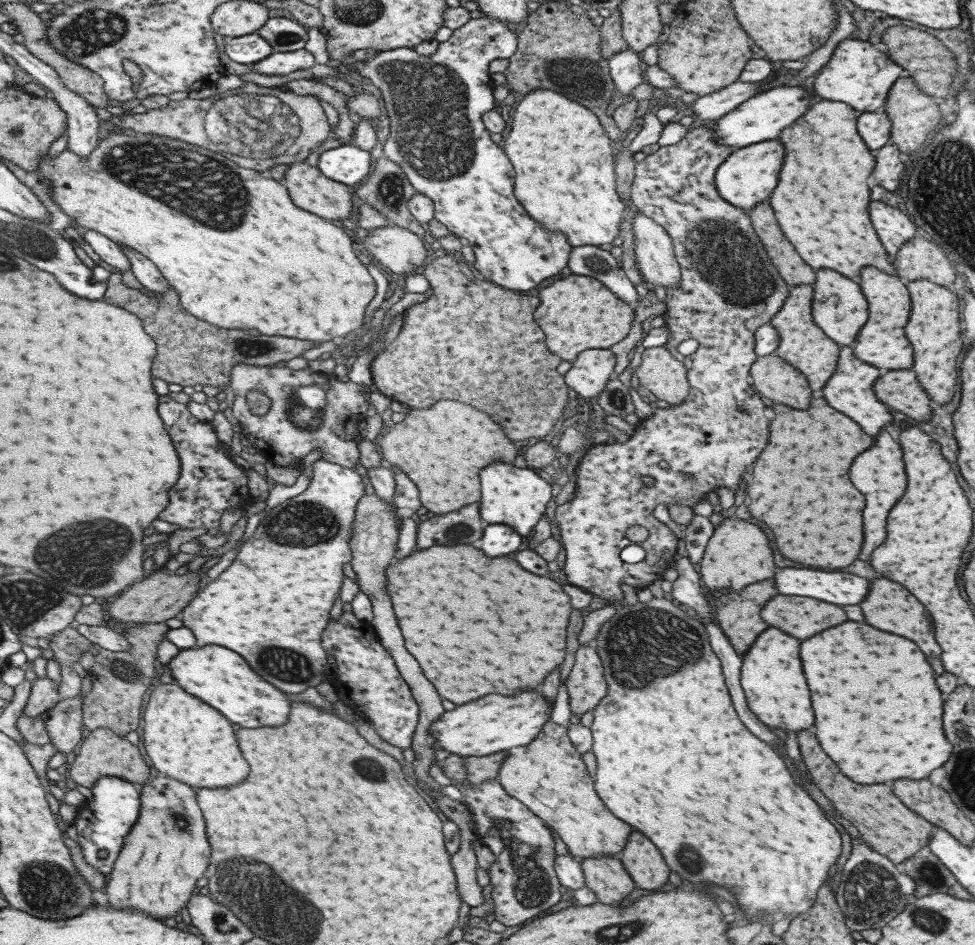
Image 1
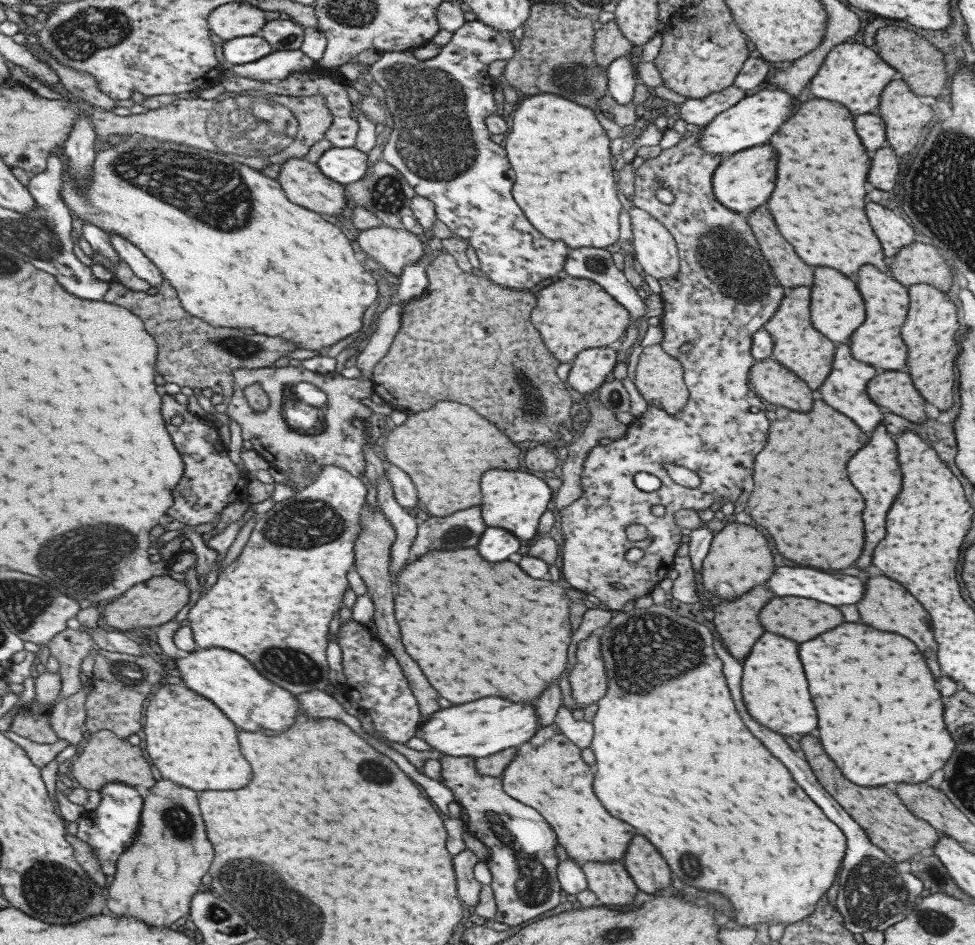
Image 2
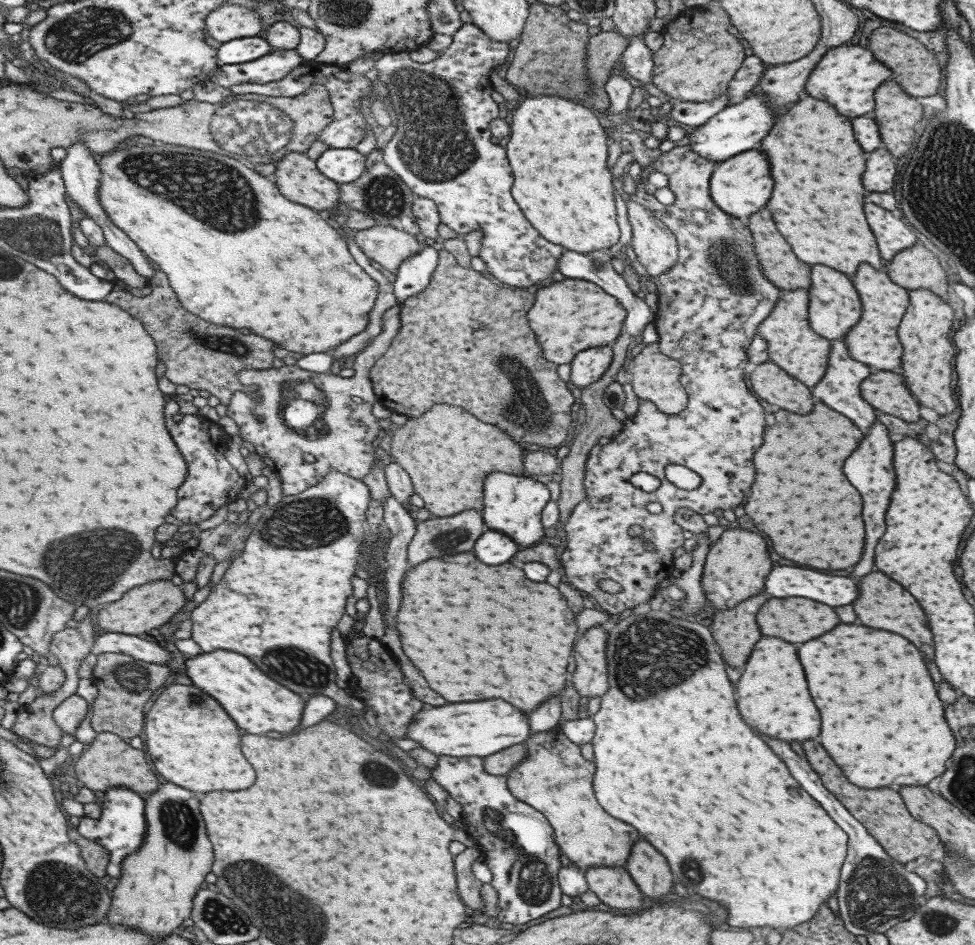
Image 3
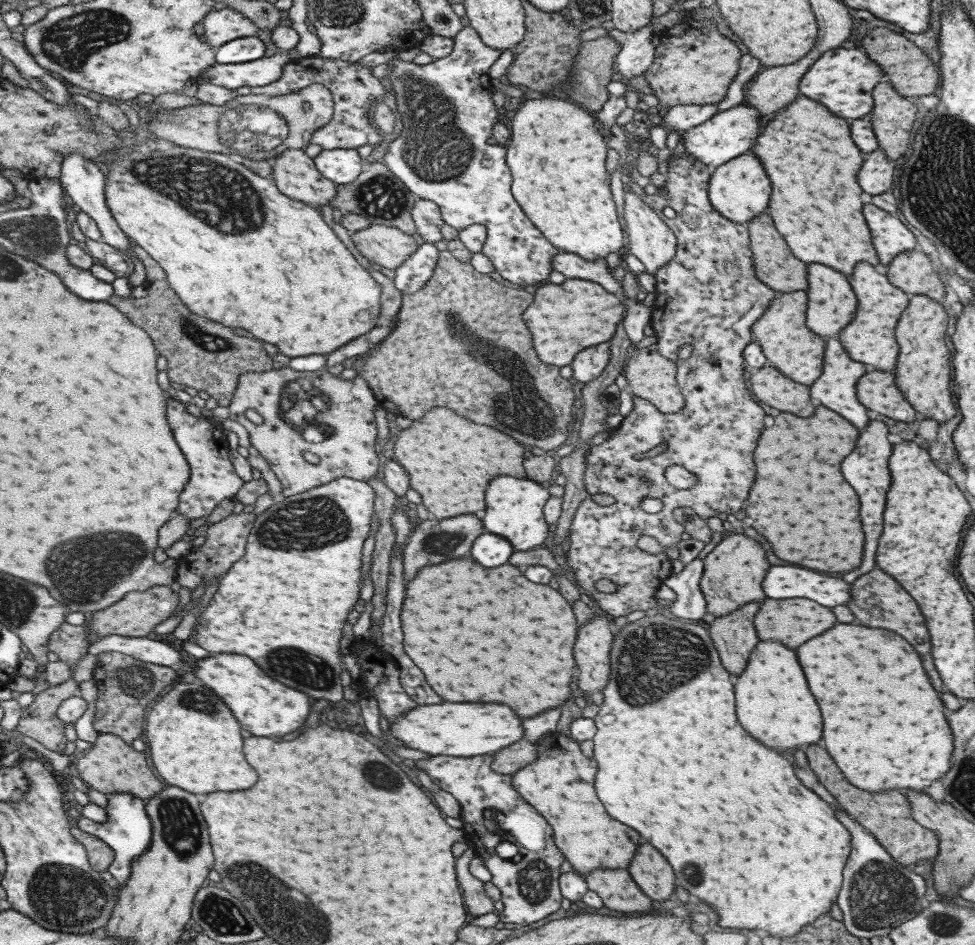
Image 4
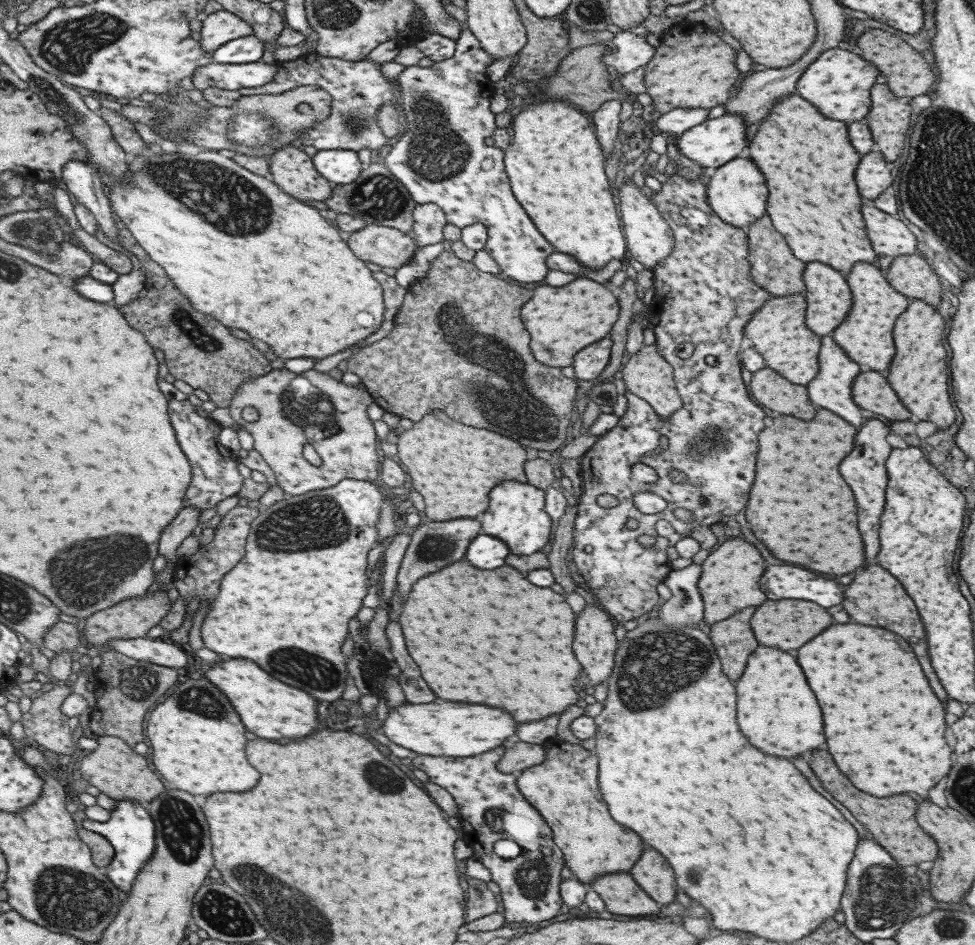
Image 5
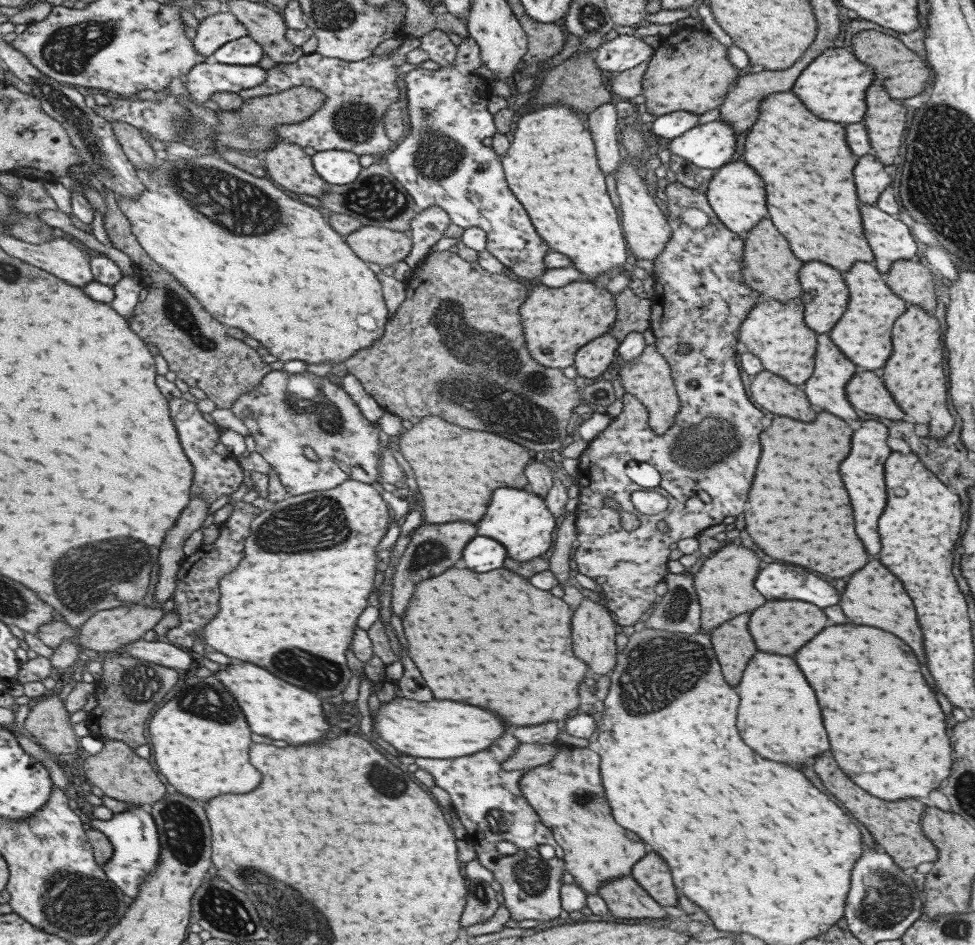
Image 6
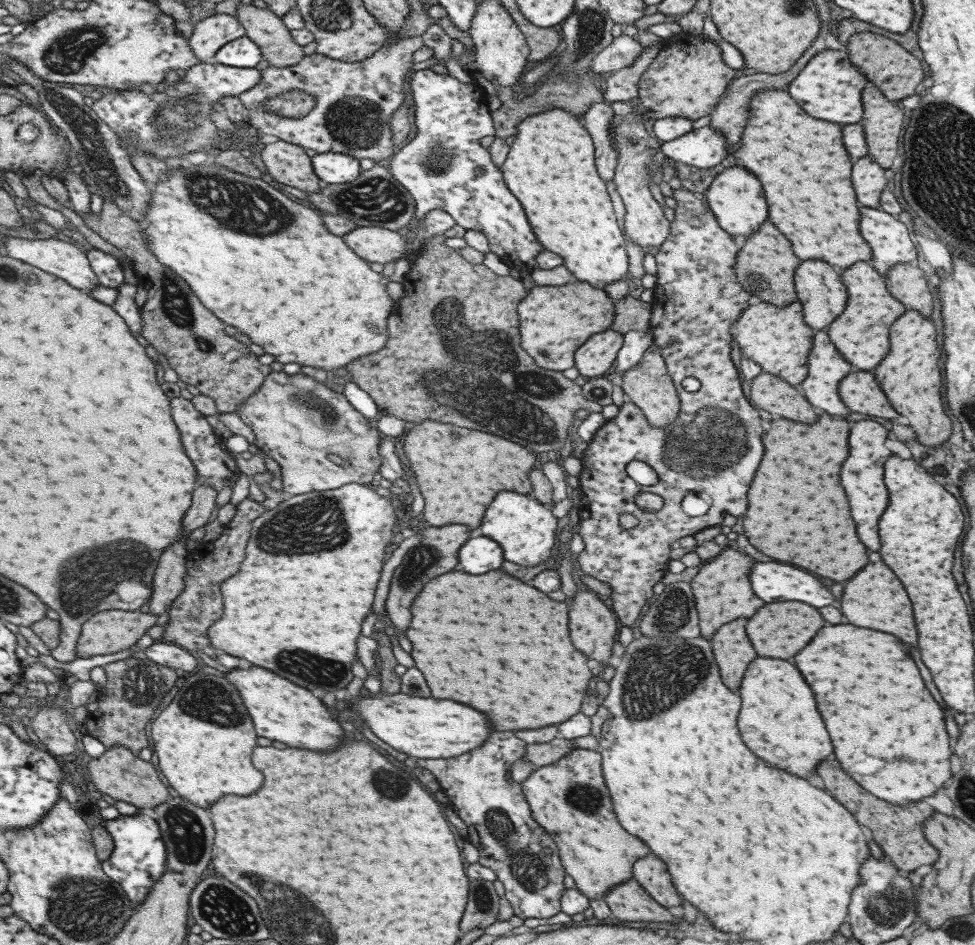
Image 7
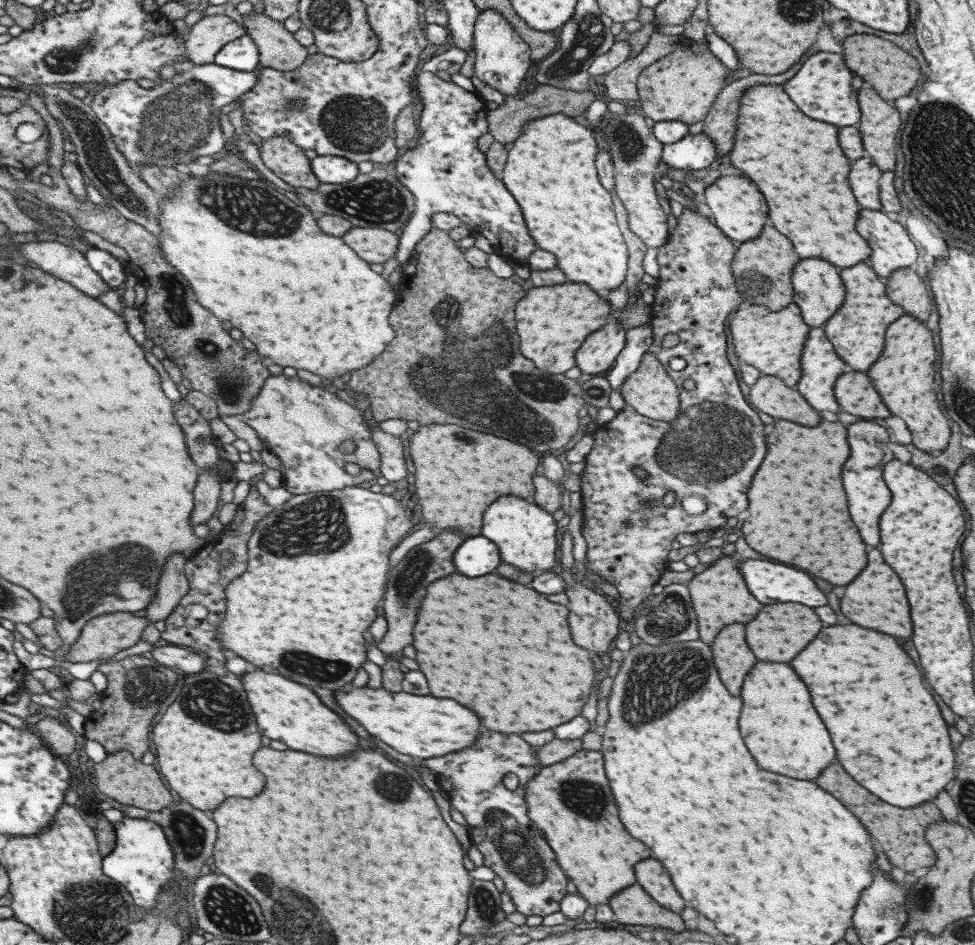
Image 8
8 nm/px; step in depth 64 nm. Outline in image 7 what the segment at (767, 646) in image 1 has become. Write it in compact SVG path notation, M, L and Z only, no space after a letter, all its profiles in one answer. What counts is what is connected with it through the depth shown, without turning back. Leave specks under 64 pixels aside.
M755 658L739 686L741 710L737 728L743 744L767 766L809 778L815 774L821 758L827 758L833 748L823 722L815 710L815 700L799 672L785 660Z

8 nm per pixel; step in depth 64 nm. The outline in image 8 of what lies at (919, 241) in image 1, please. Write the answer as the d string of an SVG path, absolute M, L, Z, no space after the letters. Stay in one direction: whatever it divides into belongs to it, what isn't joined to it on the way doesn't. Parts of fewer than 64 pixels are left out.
M909 267L899 268L899 270L891 272L890 276L887 276L884 281L887 282L884 286L887 298L903 308L904 314L913 316L919 322L925 322L931 312L931 303L933 301L931 295L929 296L929 292L927 292L927 282Z

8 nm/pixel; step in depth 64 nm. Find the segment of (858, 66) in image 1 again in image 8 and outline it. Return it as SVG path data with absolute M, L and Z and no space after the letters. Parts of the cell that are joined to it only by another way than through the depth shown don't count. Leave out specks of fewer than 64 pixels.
M817 52L809 56L801 68L785 81L783 92L787 92L789 100L805 114L811 116L813 120L821 120L833 126L851 126L859 120L859 108L857 104L857 93L864 84L855 74L847 70L847 66L841 60L841 54L827 54L827 52Z

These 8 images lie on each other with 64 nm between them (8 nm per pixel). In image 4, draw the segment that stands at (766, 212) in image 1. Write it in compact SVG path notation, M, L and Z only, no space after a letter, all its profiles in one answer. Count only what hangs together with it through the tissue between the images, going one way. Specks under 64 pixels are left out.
M767 214L757 216L745 224L749 233L749 248L753 258L753 270L755 278L763 284L767 284L777 295L780 293L805 291L807 280L805 280L805 264L795 260L785 246L783 238L777 234L777 230L771 224L771 218Z

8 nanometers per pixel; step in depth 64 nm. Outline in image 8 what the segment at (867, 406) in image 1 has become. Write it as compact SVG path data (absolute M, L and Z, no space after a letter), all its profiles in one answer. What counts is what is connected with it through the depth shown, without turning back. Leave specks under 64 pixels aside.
M811 328L801 347L801 377L793 388L815 410L837 412L831 386L845 364L837 358L821 328Z

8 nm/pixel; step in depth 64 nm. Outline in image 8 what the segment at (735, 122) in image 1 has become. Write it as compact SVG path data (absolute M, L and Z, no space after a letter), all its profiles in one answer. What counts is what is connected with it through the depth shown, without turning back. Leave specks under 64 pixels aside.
M699 132L695 135L685 134L673 144L663 144L660 159L677 172L687 172L711 166L717 156L713 142Z

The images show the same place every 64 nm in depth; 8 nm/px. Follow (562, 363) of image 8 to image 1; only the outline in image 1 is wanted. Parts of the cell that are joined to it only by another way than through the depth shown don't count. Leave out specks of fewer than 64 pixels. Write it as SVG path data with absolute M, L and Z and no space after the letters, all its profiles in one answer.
M577 274L567 275L539 290L539 300L539 306L533 311L535 324L543 330L547 348L569 362L581 351L607 349L625 338L634 317L634 309L629 304L615 298L607 288L597 284L597 280Z

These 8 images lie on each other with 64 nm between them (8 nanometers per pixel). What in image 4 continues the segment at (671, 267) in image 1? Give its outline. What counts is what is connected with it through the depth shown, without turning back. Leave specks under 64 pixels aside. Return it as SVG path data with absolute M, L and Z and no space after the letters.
M625 190L623 193L623 220L625 221L625 248L633 254L649 274L663 267L675 254L676 238L655 211L640 200L640 194Z

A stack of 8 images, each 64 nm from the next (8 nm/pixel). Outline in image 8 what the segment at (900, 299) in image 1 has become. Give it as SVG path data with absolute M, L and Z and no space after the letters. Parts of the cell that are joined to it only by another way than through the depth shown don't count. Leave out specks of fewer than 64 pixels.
M859 262L851 268L843 268L839 272L839 276L845 286L845 300L839 306L839 312L835 312L827 320L827 324L823 324L823 332L825 332L827 340L831 340L837 356L853 370L863 372L879 356L879 352L883 348L883 332L885 332L887 324L897 320L901 314L904 314L904 310L897 304L891 304L892 300L887 298L885 288L881 284L885 281L879 276L875 276L873 270L869 266L865 266L863 262Z

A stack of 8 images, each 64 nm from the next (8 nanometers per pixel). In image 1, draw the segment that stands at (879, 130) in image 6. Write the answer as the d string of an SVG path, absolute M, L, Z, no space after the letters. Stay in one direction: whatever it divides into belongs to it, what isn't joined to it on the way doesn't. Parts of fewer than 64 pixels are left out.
M899 76L893 81L893 85L887 91L887 99L885 99L885 114L891 122L889 129L889 142L895 144L899 152L904 157L911 152L916 152L922 148L923 142L927 138L927 134L941 123L941 114L939 112L940 100L927 96L921 92L913 80L907 76Z

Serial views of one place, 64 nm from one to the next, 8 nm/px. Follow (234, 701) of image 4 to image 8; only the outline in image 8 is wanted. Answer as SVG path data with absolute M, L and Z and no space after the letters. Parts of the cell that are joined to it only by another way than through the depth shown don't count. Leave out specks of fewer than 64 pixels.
M261 670L243 674L241 682L247 692L247 700L253 708L259 734L271 740L279 740L291 750L325 756L325 758L347 756L359 748L355 732L353 730L349 732L349 726L335 712L325 708L319 702L319 698L305 686L285 680L283 676L267 674Z

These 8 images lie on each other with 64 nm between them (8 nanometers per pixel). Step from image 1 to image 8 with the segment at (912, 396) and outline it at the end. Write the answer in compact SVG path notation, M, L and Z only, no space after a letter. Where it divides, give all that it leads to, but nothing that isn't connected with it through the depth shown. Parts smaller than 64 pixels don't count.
M845 372L833 384L833 396L841 410L861 418L887 418L889 412L881 404L879 396L861 372Z

